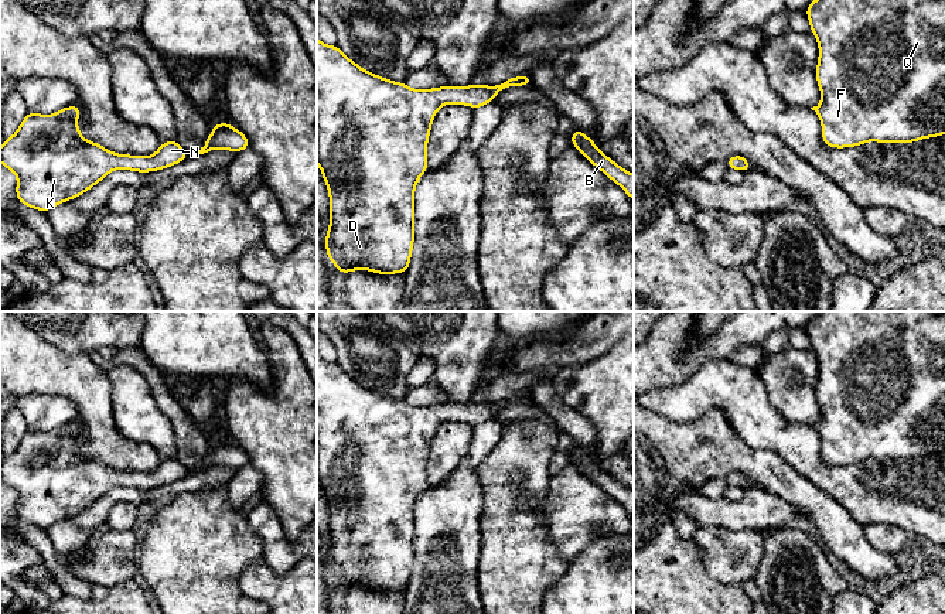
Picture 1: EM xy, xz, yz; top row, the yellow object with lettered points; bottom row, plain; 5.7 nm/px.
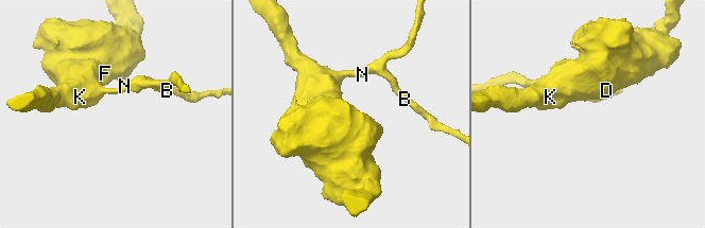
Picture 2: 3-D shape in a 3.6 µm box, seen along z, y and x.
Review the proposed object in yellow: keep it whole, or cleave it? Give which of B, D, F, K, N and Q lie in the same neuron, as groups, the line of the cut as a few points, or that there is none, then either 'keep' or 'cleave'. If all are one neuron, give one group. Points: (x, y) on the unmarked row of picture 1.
B D F K N Q | no cut | keep

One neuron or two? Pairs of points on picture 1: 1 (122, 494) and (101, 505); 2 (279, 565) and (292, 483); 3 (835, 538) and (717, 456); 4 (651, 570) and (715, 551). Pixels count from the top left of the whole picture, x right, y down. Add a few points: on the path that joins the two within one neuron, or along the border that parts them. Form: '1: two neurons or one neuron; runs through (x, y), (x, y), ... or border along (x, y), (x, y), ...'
1: one neuron; runs through (116, 494), (106, 502)
2: two neurons; border along (302, 531), (300, 536), (293, 542), (285, 536)
3: one neuron; runs through (814, 507), (788, 484), (749, 461)
4: two neurons; border along (692, 538), (700, 551), (705, 569), (720, 583)

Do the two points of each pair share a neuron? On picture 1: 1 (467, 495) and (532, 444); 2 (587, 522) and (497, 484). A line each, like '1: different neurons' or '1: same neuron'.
1: different neurons
2: different neurons

